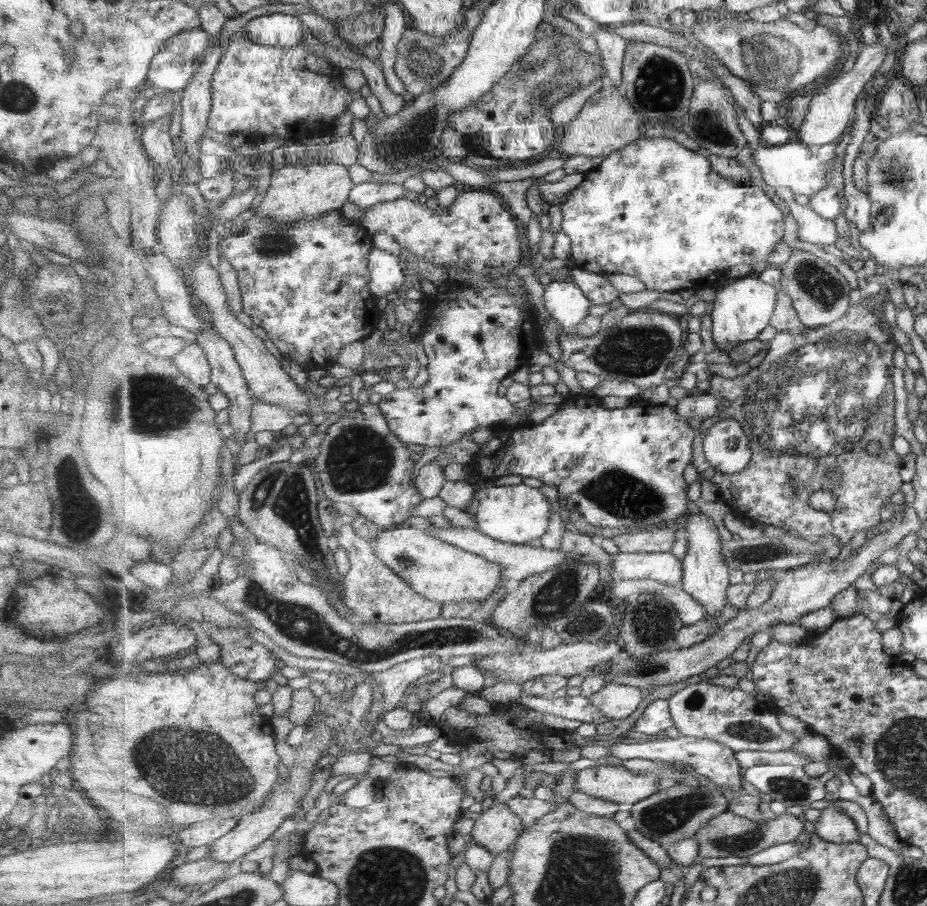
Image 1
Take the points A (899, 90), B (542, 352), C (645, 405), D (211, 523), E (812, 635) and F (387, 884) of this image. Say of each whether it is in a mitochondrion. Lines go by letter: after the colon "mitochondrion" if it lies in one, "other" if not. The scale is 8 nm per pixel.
A: other
B: other
C: other
D: other
E: other
F: mitochondrion

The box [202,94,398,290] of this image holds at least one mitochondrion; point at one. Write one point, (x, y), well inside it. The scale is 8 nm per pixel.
(273, 245)

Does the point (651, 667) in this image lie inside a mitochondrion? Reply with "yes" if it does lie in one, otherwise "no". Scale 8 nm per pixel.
yes

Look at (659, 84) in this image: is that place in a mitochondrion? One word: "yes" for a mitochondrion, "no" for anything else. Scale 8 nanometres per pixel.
yes

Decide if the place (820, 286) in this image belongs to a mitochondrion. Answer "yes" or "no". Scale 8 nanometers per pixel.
yes

